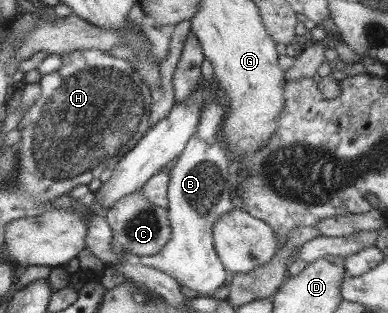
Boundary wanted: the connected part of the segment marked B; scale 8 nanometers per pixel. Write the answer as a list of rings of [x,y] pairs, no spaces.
[[[215,100],[205,102],[201,108],[197,129],[169,170],[166,211],[170,237],[155,255],[139,256],[139,264],[161,270],[177,285],[193,289],[200,297],[211,297],[215,289],[226,285],[230,279],[213,249],[212,235],[215,220],[233,208],[231,193],[236,187],[227,149],[219,139],[219,125],[225,111],[225,105]]]

